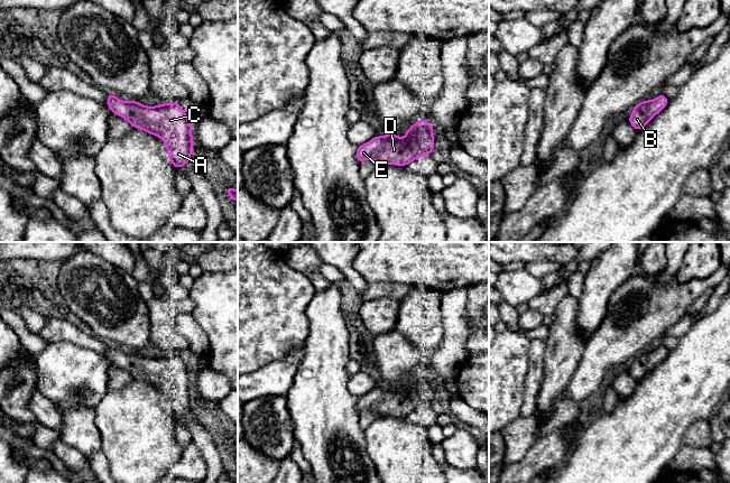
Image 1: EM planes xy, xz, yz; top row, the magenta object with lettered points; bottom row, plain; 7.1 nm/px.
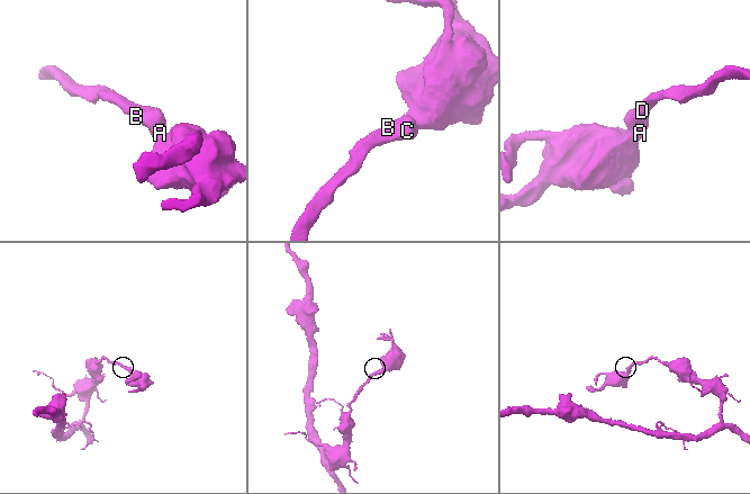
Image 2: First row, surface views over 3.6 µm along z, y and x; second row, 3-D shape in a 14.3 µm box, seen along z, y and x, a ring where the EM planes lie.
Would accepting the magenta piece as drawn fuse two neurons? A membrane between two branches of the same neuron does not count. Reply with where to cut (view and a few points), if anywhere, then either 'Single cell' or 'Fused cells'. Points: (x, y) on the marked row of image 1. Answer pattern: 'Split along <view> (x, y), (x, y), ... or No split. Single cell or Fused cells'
No split. Single cell

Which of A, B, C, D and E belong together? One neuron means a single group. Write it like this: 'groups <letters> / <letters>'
groups A B C D E

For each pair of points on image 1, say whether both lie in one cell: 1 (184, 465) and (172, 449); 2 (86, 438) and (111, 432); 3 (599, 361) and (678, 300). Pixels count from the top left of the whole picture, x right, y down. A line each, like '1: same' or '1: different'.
1: different
2: different
3: same

